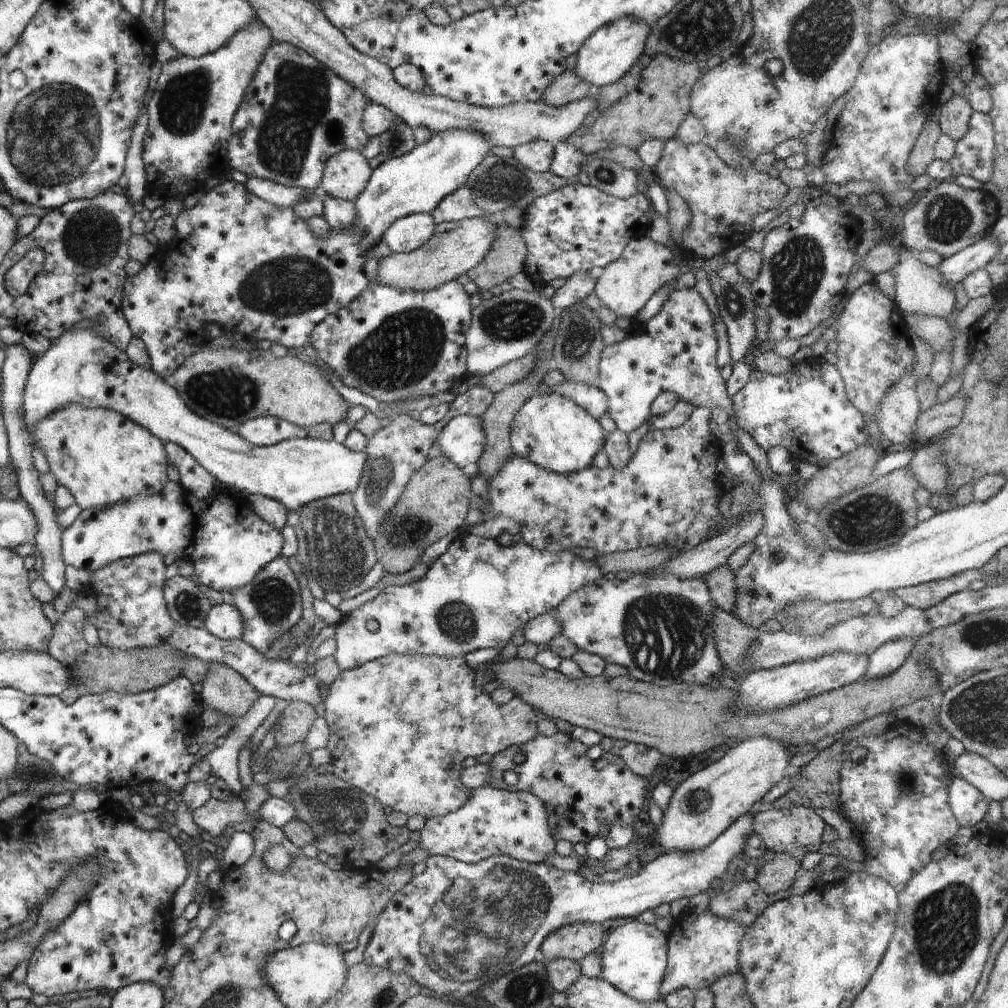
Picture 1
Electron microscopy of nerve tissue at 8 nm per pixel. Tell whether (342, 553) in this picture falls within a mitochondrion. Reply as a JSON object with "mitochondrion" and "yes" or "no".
{"mitochondrion":"yes"}

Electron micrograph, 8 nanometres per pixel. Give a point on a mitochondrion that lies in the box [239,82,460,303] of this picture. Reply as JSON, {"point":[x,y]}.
{"point":[395,141]}

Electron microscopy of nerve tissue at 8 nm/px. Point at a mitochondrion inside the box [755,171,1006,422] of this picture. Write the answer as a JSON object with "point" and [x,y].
{"point":[797,270]}

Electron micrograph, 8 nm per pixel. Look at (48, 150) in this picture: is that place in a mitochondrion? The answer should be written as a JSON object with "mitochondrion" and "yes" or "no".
{"mitochondrion":"yes"}

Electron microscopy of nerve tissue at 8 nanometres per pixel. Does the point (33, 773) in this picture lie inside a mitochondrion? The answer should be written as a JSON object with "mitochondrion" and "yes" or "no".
{"mitochondrion":"yes"}

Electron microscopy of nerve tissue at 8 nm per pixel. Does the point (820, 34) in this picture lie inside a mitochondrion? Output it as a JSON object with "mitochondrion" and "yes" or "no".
{"mitochondrion":"yes"}

